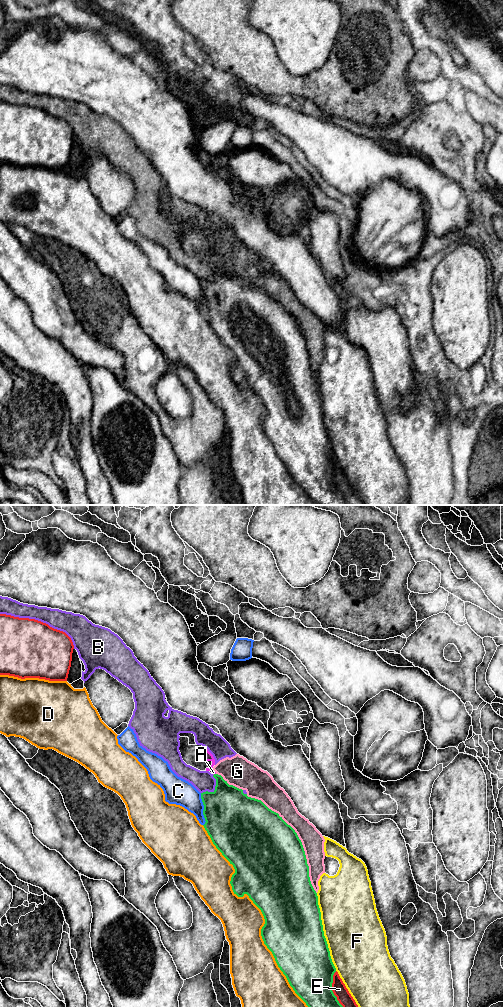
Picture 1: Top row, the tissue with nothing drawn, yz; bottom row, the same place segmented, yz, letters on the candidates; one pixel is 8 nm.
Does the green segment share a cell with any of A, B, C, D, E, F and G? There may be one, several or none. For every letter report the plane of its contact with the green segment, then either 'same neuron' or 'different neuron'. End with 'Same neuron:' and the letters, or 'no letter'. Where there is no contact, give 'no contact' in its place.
A: yz | different neuron
B: yz | different neuron
C: yz | different neuron
D: yz | different neuron
E: yz | different neuron
F: yz | different neuron
G: yz | different neuron
Same neuron: no letter

